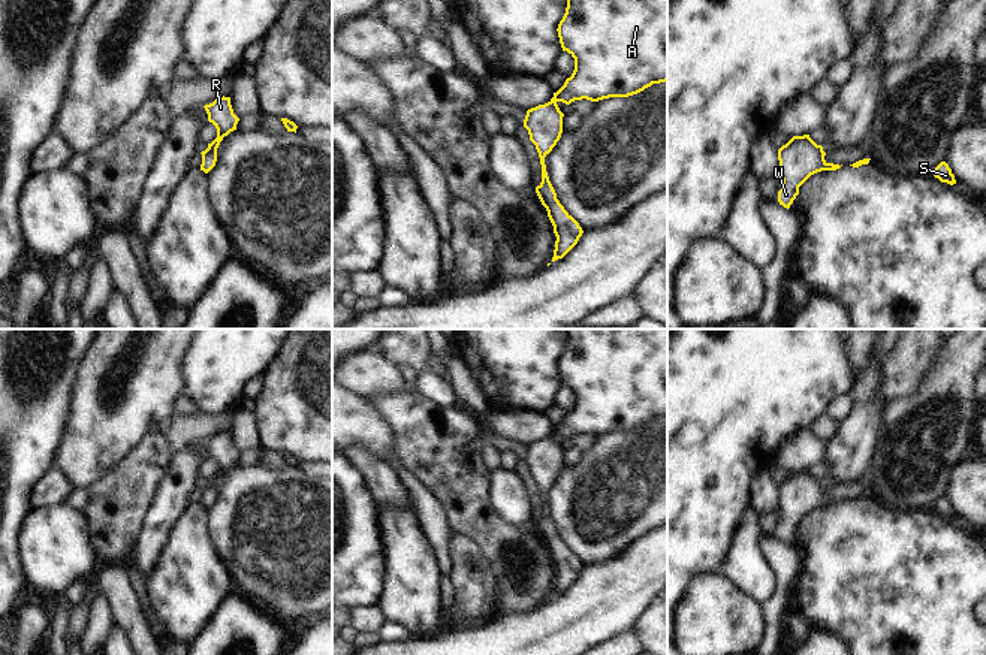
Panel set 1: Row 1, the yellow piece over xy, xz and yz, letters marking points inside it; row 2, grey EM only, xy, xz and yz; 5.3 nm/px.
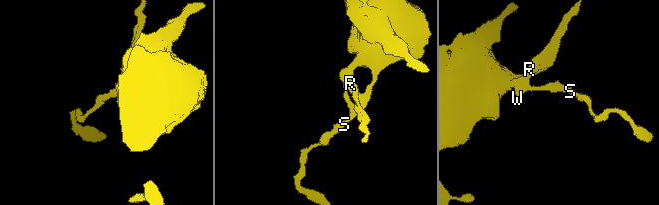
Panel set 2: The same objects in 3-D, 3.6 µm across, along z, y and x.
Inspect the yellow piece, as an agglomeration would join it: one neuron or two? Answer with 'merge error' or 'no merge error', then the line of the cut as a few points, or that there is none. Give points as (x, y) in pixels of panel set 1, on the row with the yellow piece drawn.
no merge error; cut none

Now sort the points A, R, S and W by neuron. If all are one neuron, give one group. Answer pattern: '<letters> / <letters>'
A R S W

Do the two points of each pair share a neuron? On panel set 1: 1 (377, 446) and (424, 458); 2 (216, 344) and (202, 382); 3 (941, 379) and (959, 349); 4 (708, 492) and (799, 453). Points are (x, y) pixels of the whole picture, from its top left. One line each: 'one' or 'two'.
1: two
2: one
3: one
4: two

